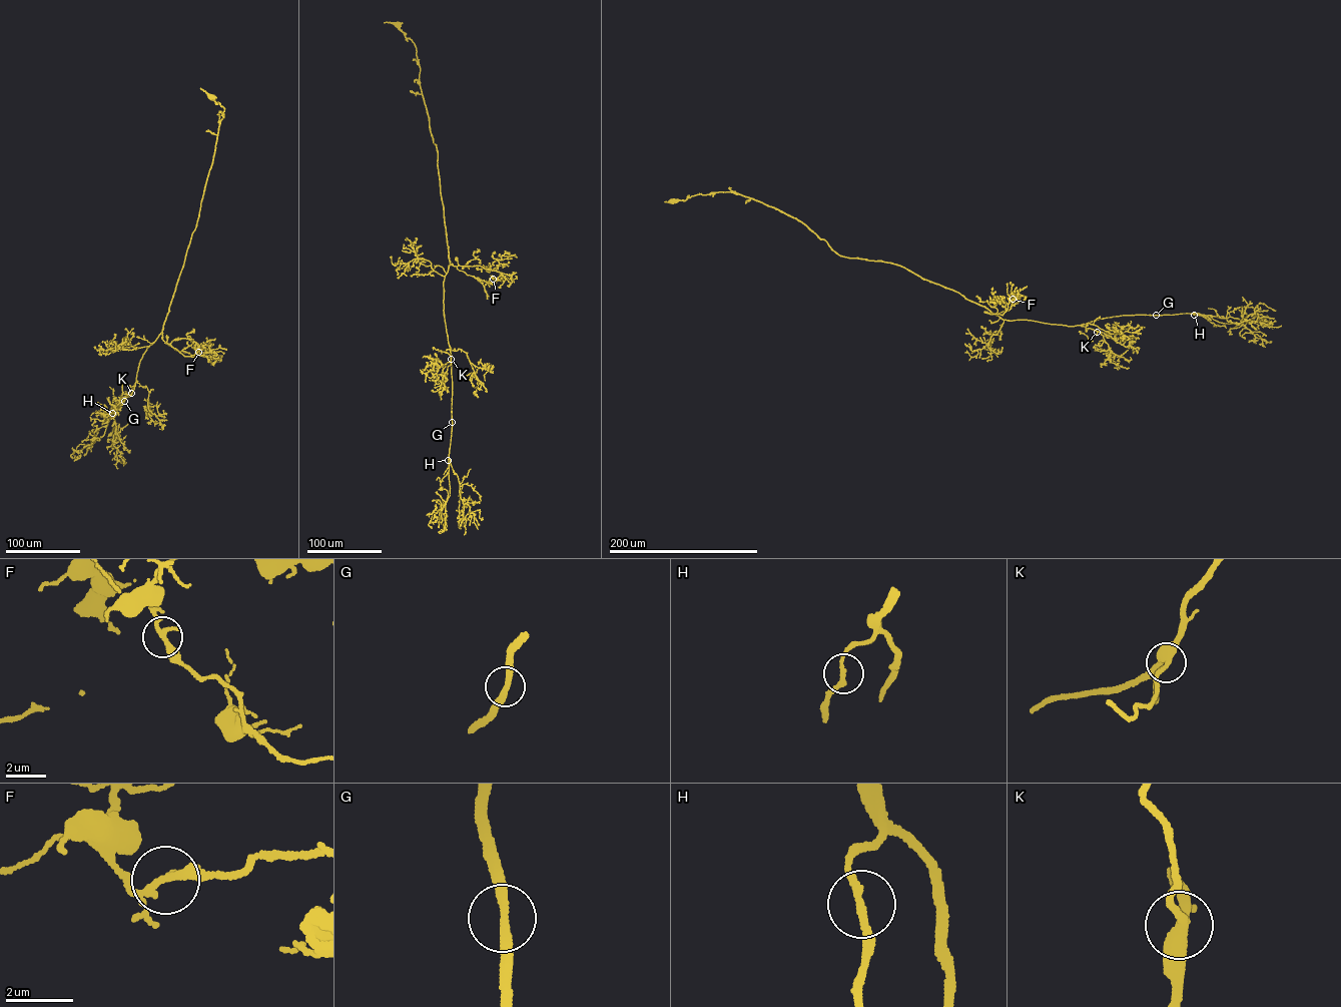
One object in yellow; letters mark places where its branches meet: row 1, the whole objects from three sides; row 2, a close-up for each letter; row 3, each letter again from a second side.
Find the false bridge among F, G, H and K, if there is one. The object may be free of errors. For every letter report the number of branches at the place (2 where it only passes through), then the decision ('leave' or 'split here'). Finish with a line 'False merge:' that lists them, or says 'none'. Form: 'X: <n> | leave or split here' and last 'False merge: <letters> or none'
F: 2 | leave
G: 2 | leave
H: 2 | leave
K: 2 | leave
False merge: none

